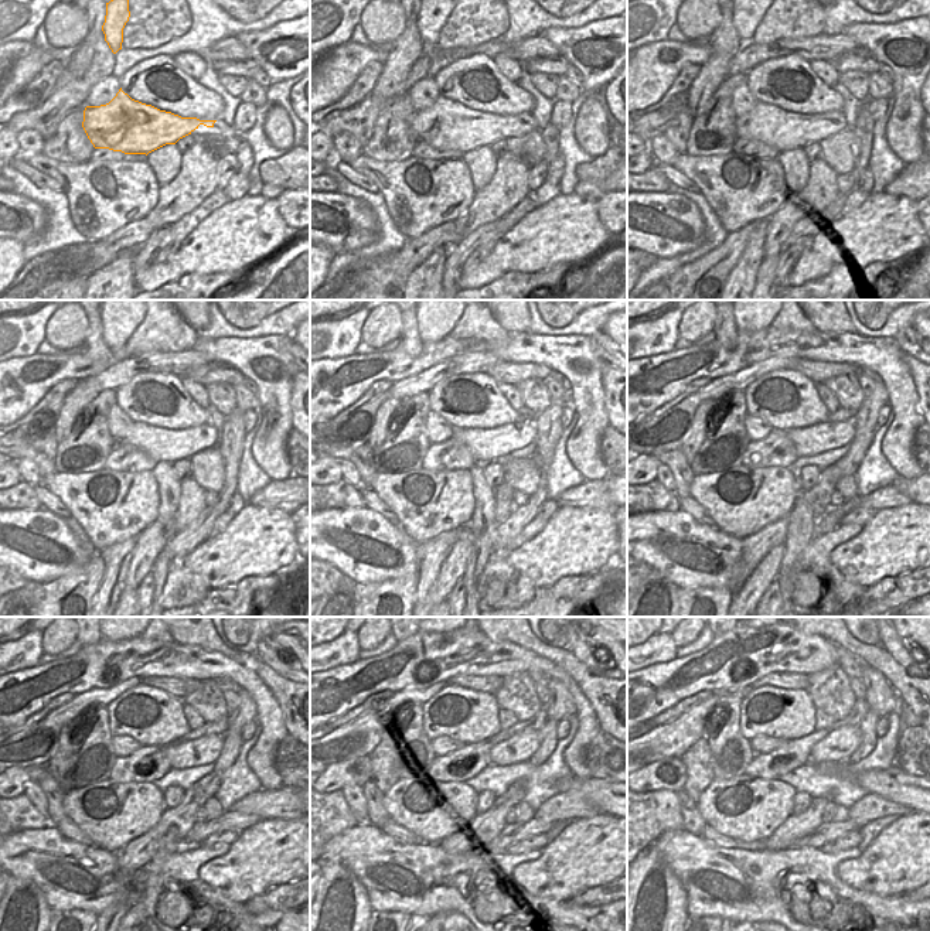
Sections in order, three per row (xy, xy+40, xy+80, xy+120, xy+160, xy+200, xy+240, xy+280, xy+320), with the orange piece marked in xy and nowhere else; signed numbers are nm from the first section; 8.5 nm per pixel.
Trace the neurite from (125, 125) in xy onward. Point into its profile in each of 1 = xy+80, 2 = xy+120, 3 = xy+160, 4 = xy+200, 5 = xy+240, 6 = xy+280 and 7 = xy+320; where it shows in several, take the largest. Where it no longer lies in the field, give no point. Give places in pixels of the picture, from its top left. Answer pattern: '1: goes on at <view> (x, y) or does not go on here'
1: goes on at xy+80 (770, 125)
2: goes on at xy+120 (162, 444)
3: goes on at xy+160 (486, 444)
4: goes on at xy+200 (807, 440)
5: goes on at xy+240 (208, 749)
6: goes on at xy+280 (520, 747)
7: goes on at xy+320 (838, 746)

